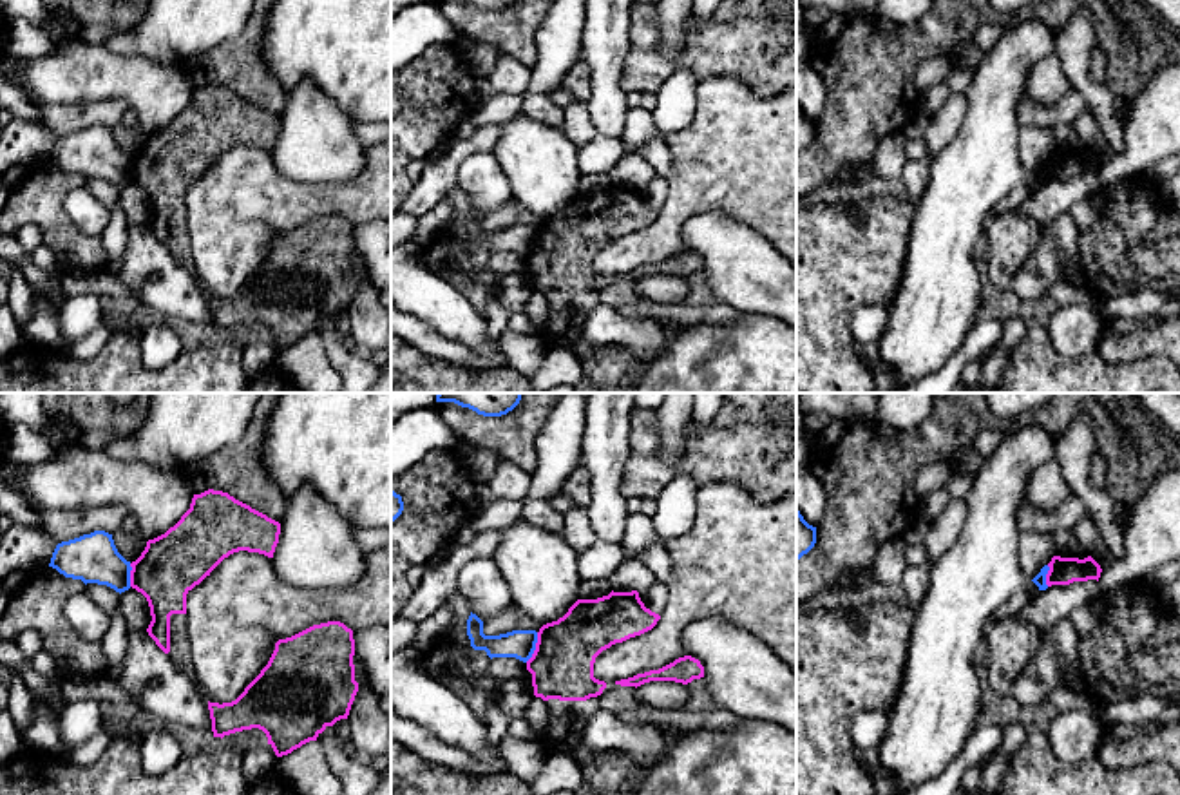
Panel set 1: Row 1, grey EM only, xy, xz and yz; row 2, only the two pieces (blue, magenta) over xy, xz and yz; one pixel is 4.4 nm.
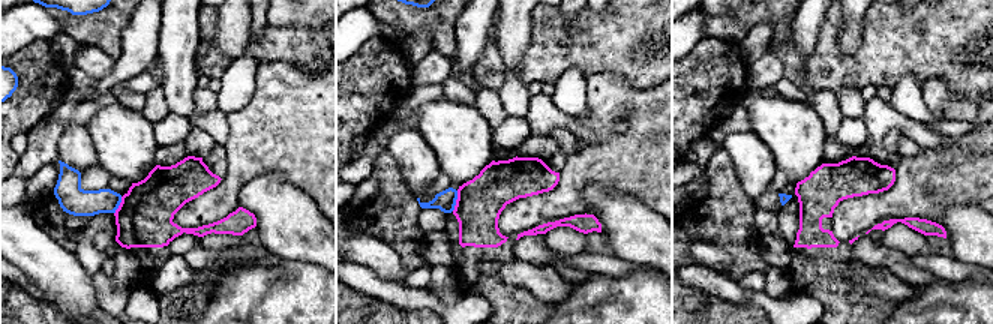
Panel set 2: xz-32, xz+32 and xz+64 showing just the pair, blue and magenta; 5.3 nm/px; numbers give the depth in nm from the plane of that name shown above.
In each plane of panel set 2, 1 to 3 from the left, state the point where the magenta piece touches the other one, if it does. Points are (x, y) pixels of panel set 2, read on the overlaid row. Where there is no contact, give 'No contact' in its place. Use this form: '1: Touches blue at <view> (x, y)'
1: Touches blue at xz-32 (117, 206)
2: Touches blue at xz+32 (455, 201)
3: No contact

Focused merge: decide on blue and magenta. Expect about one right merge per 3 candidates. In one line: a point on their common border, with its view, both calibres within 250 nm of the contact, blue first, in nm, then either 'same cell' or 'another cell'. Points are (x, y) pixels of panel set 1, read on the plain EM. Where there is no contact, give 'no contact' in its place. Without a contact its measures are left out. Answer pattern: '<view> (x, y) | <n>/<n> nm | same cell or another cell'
xz (534, 241) | 130/280 nm | another cell

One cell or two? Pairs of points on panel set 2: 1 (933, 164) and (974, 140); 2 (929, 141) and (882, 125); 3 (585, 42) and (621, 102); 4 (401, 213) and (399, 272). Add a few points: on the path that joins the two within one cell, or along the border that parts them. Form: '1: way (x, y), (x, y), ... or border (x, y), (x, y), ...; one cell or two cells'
1: border (926, 149), (966, 147), (977, 153); two cells
2: way (917, 131), (905, 123), (894, 123); one cell
3: border (587, 77), (596, 72), (615, 72), (635, 89); two cells
4: border (371, 234), (383, 239), (408, 267); two cells

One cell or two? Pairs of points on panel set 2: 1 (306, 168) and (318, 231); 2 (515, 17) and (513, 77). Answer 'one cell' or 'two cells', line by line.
1: two cells
2: one cell

